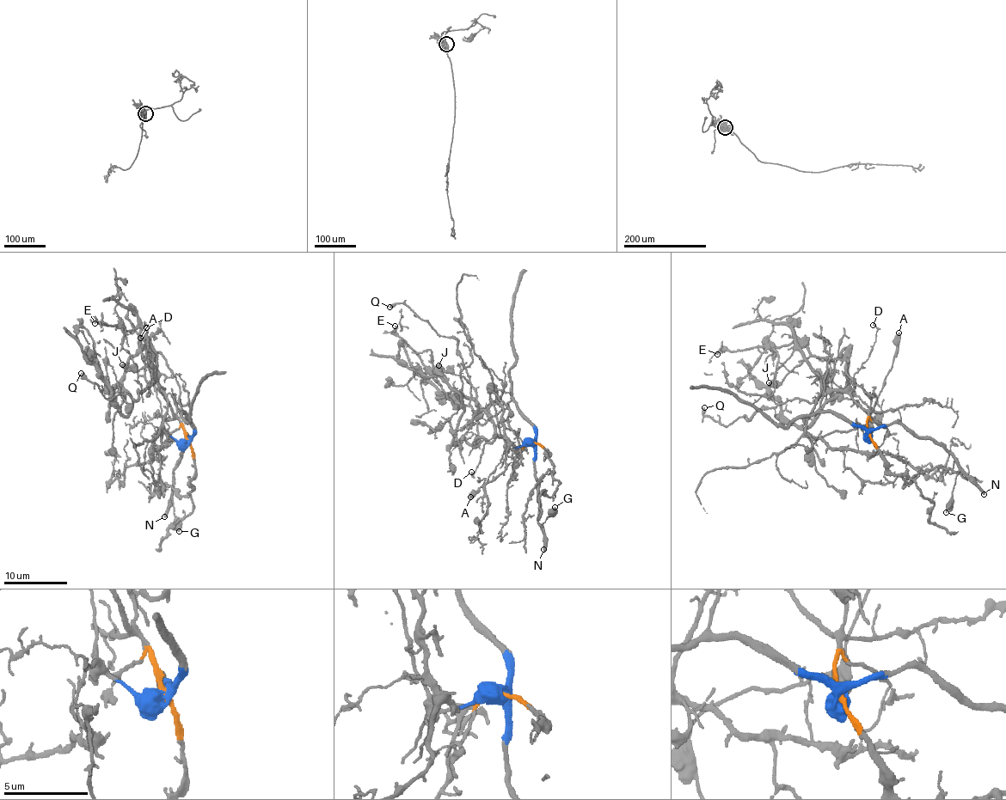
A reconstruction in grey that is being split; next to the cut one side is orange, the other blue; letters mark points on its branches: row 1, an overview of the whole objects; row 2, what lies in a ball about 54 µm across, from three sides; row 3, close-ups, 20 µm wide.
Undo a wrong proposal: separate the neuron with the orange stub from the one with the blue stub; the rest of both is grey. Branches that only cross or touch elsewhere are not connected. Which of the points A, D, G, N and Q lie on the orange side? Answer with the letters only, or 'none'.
D, Q

